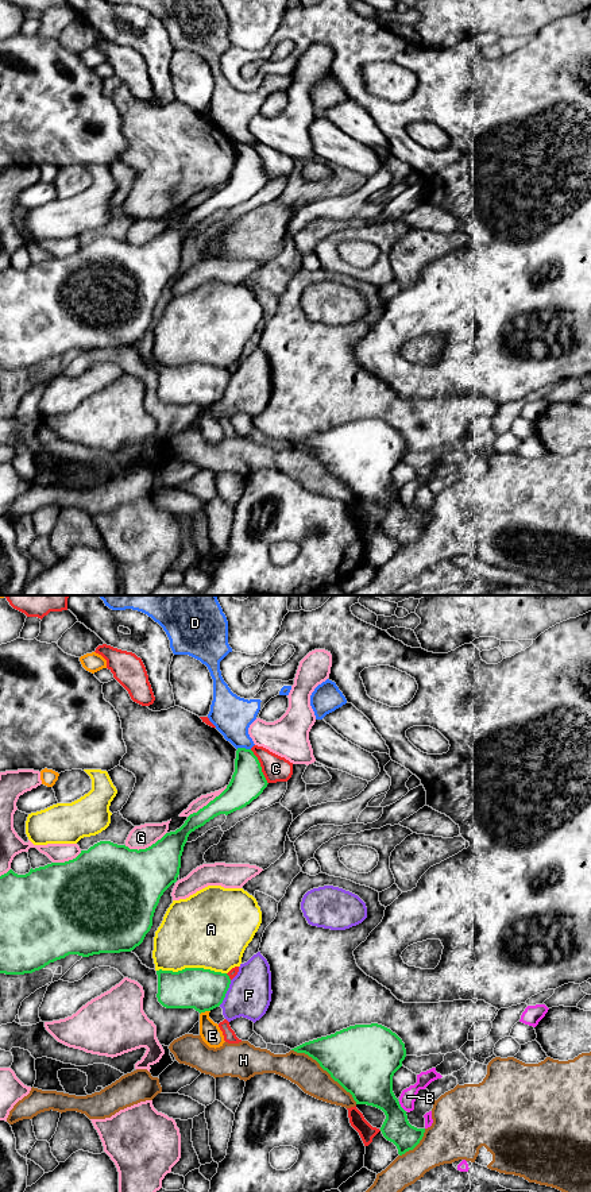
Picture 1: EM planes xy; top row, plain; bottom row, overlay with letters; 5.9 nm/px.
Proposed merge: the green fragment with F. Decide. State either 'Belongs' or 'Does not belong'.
Does not belong

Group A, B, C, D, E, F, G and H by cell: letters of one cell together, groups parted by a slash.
A / B / C / D F / E / G / H

